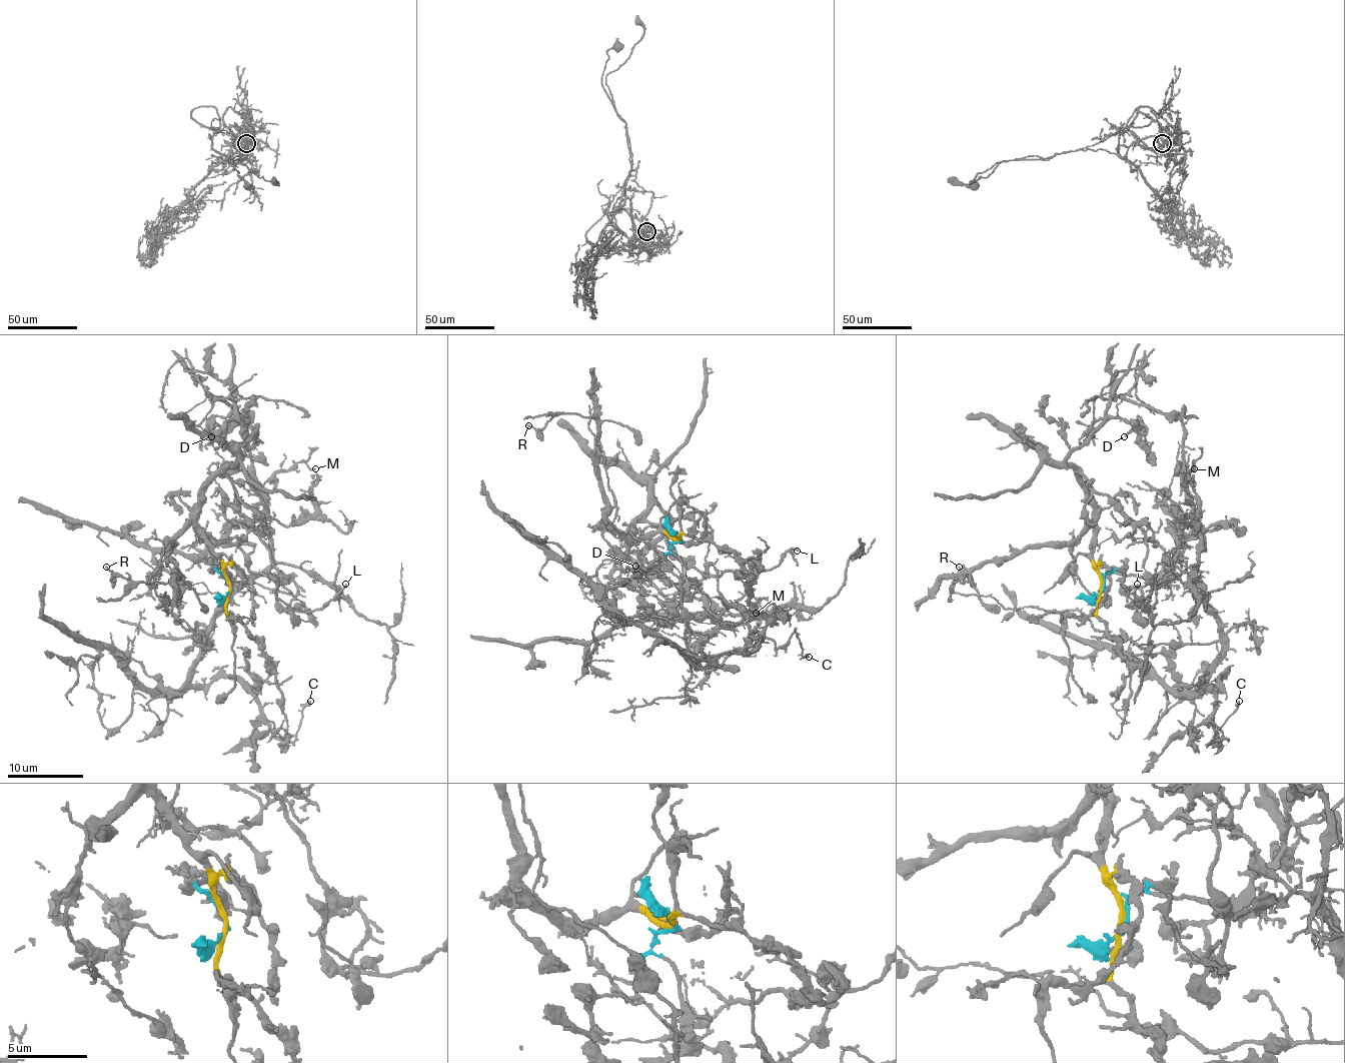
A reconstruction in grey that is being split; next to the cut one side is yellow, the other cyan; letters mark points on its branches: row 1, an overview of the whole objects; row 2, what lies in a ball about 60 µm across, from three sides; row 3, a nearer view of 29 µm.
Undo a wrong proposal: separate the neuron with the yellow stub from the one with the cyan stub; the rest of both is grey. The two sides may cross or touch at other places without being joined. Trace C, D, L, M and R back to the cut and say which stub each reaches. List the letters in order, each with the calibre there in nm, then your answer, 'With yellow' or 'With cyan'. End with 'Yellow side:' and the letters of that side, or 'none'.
C: Thickness 240 nm. With cyan
D: Thickness 200 nm. With yellow
L: Thickness 170 nm. With yellow
M: Thickness 100 nm. With cyan
R: Thickness 150 nm. With yellow
Yellow side: D, L, R

